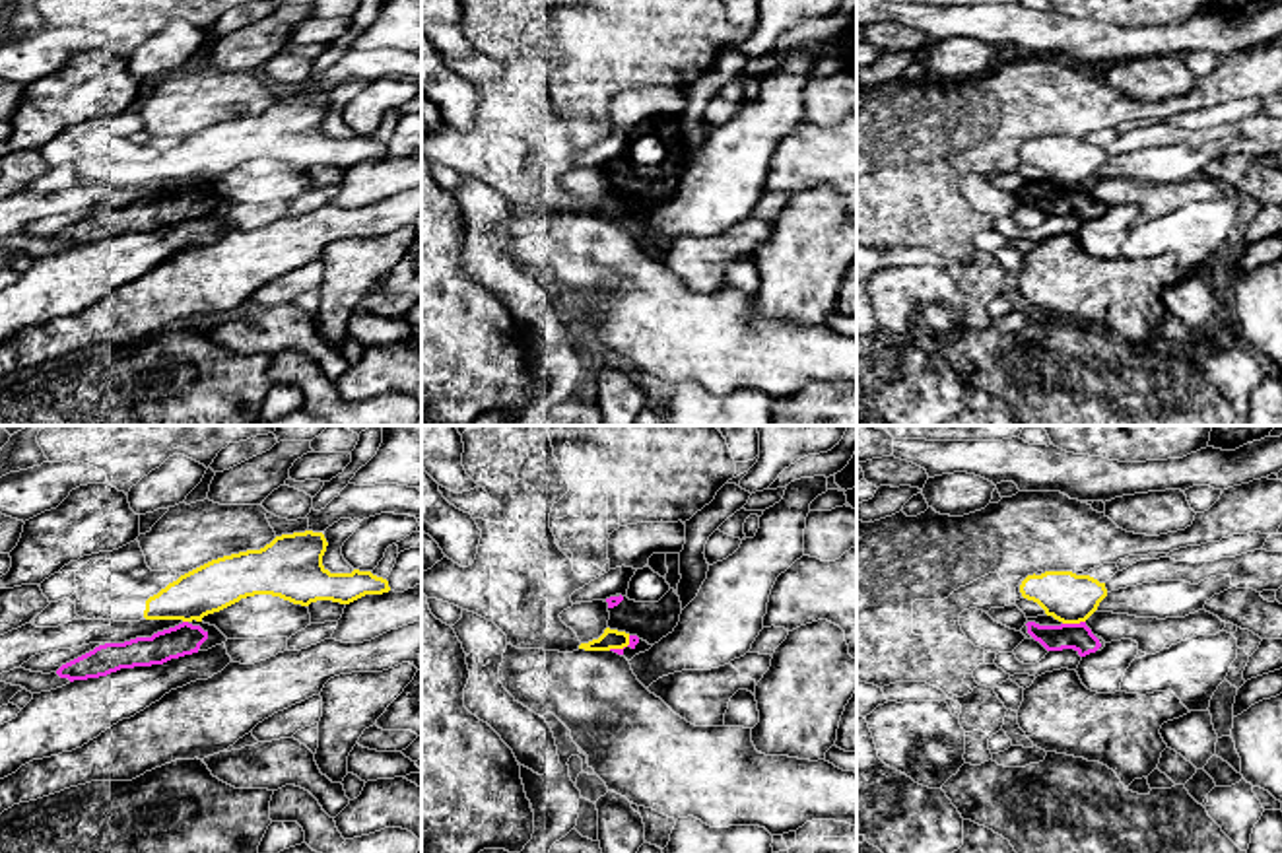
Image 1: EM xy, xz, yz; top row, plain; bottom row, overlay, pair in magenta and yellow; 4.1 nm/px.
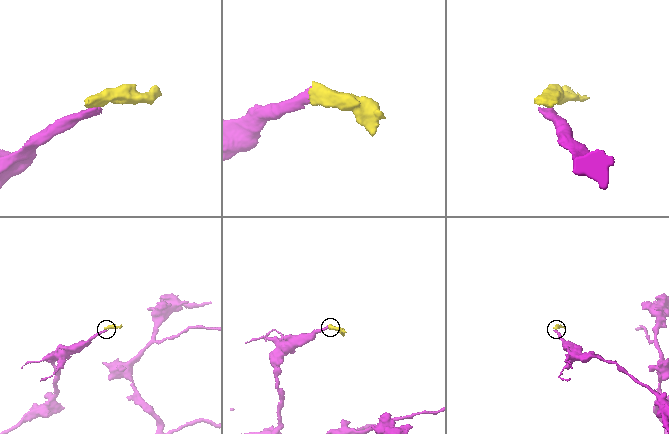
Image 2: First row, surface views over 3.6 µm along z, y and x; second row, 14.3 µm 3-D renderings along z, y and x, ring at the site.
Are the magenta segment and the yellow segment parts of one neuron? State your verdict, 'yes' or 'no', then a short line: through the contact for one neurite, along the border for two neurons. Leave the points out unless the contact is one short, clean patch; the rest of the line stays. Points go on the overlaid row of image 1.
no; line yz (1084, 620), (1063, 624)

